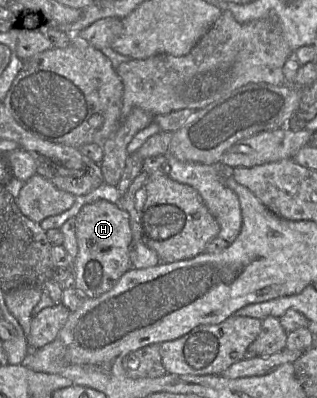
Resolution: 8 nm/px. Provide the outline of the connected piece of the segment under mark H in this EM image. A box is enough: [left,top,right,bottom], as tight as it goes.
[72,199,132,298]

